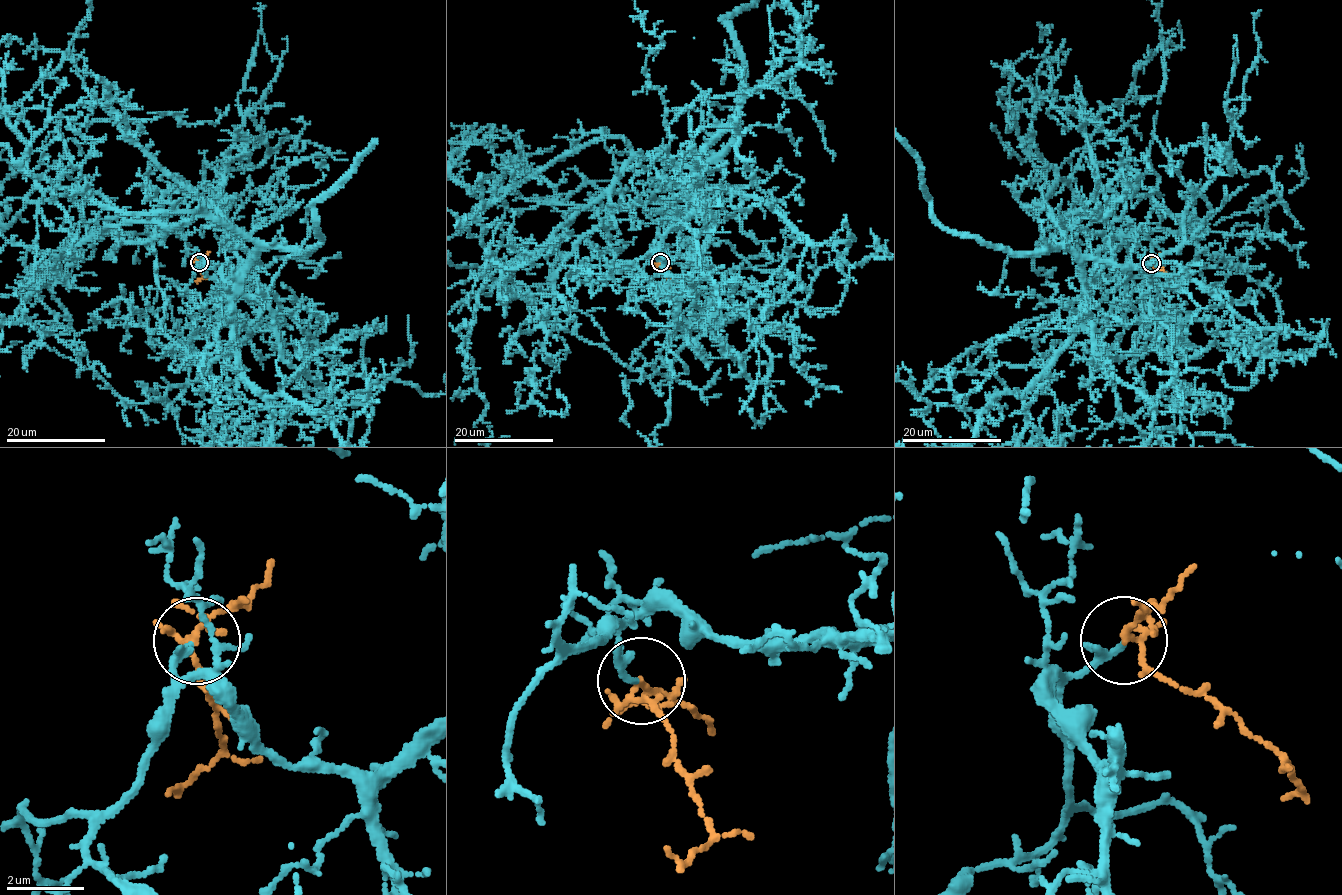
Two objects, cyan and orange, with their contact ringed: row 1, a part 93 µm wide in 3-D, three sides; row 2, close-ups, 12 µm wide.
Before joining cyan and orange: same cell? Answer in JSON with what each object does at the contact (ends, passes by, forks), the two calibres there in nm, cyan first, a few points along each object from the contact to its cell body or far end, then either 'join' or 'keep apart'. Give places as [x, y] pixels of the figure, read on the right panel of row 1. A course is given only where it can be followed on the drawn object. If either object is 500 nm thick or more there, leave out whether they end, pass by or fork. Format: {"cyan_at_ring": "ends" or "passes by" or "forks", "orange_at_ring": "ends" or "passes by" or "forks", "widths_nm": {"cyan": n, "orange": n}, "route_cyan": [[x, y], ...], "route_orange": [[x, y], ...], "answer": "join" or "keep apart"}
{"cyan_at_ring": "ends", "orange_at_ring": "forks", "widths_nm": {"cyan": 190, "orange": 120}, "route_cyan": [[1151, 263], [1151, 280], [1082, 258], [1052, 213], [1022, 206], [1057, 176], [1031, 152], [1022, 69]], "answer": "join"}

